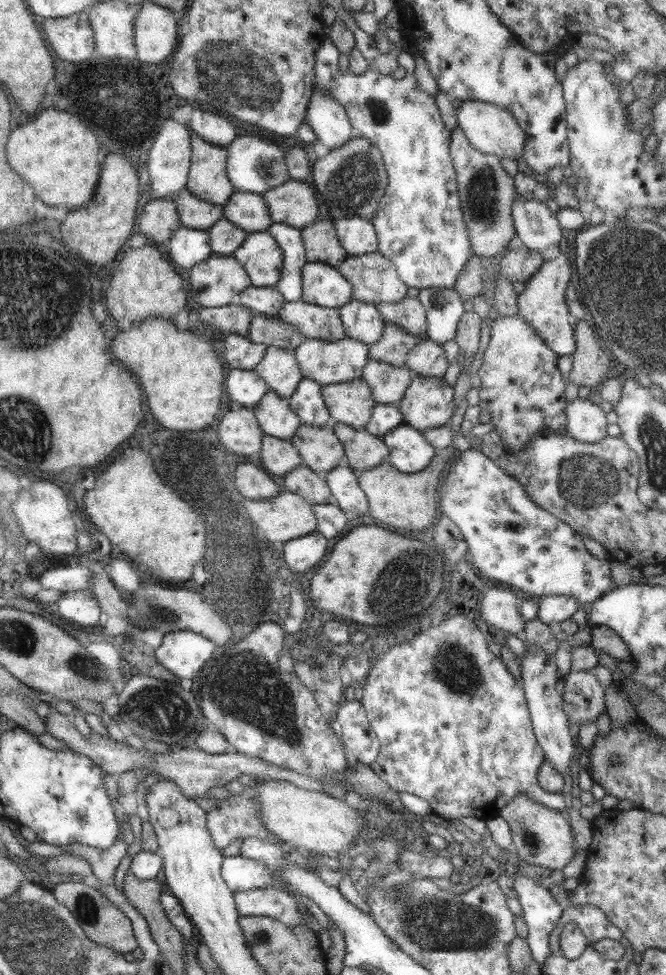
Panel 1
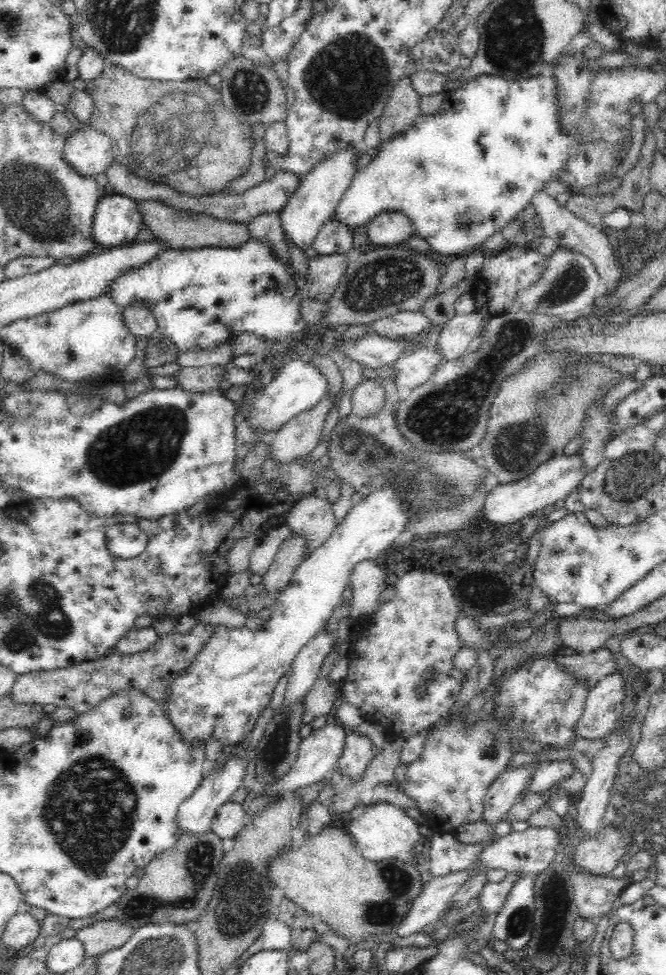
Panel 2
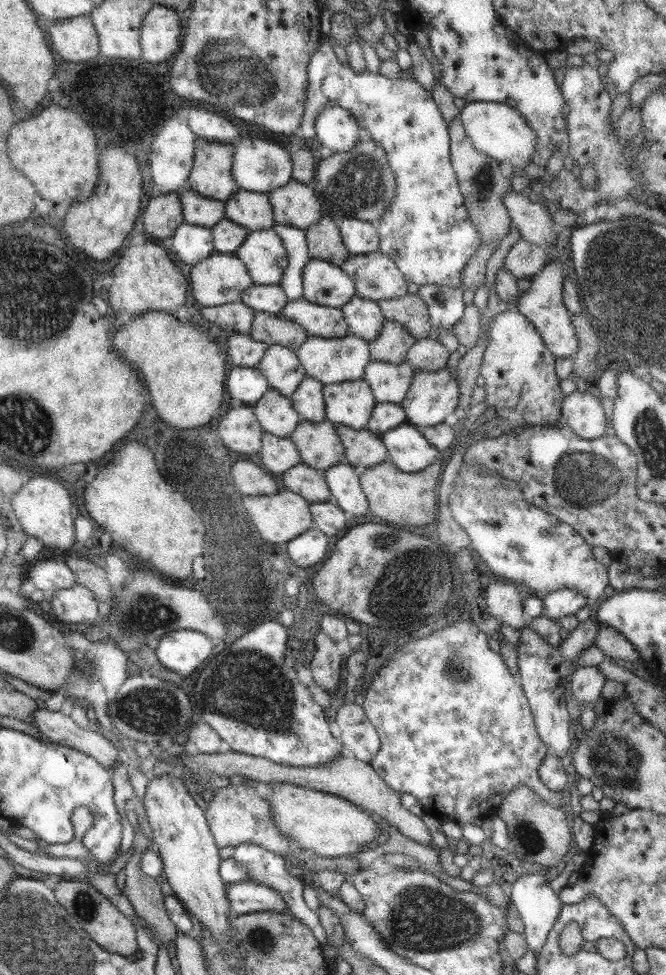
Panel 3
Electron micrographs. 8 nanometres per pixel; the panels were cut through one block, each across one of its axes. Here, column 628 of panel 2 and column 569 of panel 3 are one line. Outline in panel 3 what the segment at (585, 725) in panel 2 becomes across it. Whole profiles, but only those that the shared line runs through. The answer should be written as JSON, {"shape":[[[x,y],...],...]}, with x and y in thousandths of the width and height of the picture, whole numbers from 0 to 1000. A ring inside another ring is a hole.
{"shape":[[[896,684],[866,685],[859,688],[856,694],[854,711],[868,719],[872,729],[883,724],[892,726],[896,717],[904,712],[908,699],[908,694]]]}

